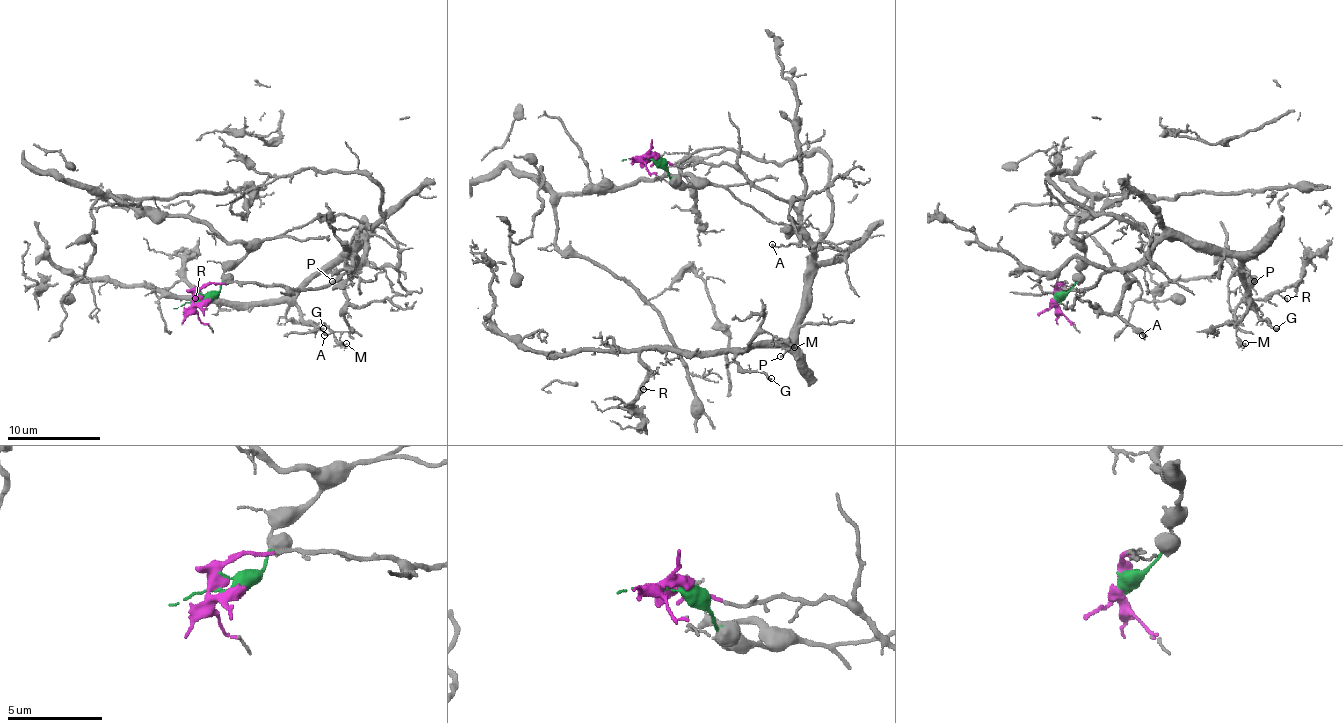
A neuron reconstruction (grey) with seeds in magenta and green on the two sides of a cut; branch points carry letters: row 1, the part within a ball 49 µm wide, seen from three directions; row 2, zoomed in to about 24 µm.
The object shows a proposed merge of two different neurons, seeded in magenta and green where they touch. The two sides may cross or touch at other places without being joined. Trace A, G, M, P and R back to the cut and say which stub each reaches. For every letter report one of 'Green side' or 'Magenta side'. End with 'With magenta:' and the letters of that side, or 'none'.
A: Magenta side
G: Magenta side
M: Magenta side
P: Magenta side
R: Magenta side
With magenta: A, G, M, P, R

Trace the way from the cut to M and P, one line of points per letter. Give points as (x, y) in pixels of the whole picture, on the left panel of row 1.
M: (201, 298), (212, 282), (321, 289), (351, 268), (363, 252), (358, 238), (296, 298), (298, 314), (347, 342)
P: (201, 298), (198, 291), (212, 282), (321, 289), (361, 259), (358, 238), (335, 266), (333, 282)

